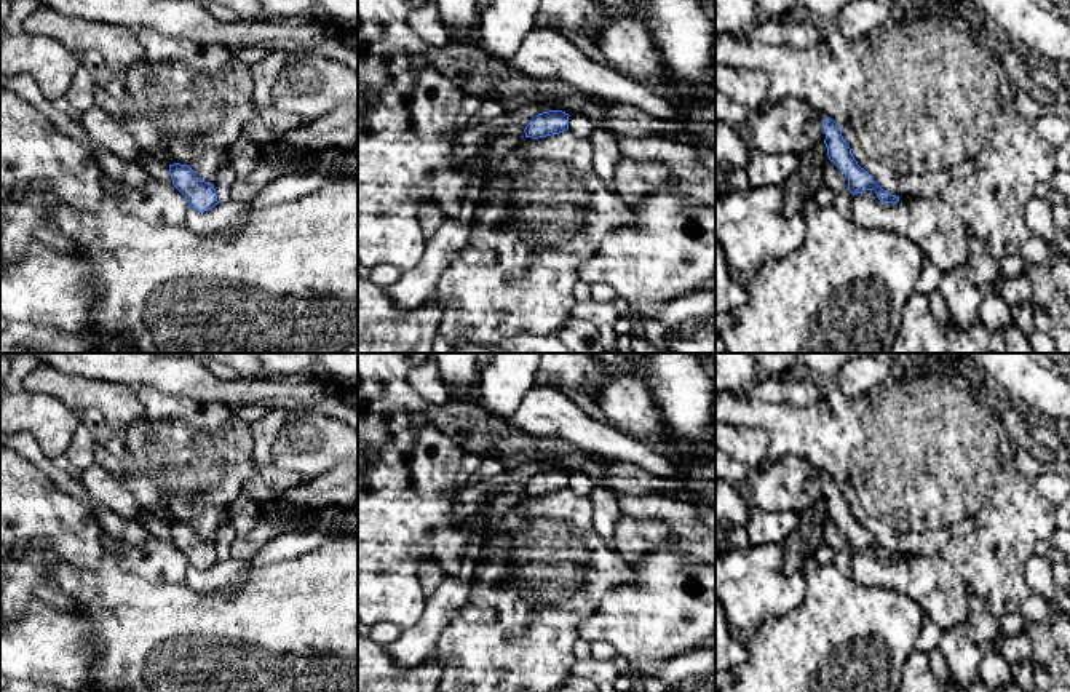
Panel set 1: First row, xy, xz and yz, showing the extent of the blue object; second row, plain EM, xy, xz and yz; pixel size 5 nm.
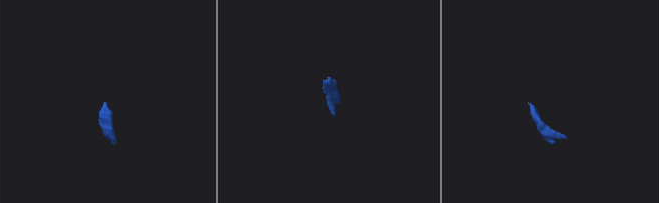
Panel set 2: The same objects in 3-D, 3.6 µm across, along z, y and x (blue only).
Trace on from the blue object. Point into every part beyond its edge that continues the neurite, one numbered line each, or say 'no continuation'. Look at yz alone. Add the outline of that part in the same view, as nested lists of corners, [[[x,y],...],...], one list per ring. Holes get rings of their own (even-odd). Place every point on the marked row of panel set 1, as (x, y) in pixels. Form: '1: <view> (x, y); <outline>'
1: yz (775, 127); [[[763,99],[744,123],[733,126],[752,150],[802,155],[826,139],[822,121],[813,120],[813,113],[814,109],[800,99],[779,102]]]

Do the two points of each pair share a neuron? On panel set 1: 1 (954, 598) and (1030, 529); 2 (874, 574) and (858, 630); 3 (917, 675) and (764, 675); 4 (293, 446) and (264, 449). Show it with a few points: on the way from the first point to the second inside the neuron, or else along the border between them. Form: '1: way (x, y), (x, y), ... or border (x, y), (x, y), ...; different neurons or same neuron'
1: border (944, 556), (974, 592); different neurons
2: border (853, 577), (861, 584), (893, 588), (907, 596); different neurons
3: border (914, 649), (899, 675); different neurons
4: border (286, 413), (270, 459); different neurons

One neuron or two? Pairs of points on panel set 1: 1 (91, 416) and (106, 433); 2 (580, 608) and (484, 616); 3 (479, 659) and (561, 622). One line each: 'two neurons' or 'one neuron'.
1: one neuron
2: one neuron
3: one neuron

